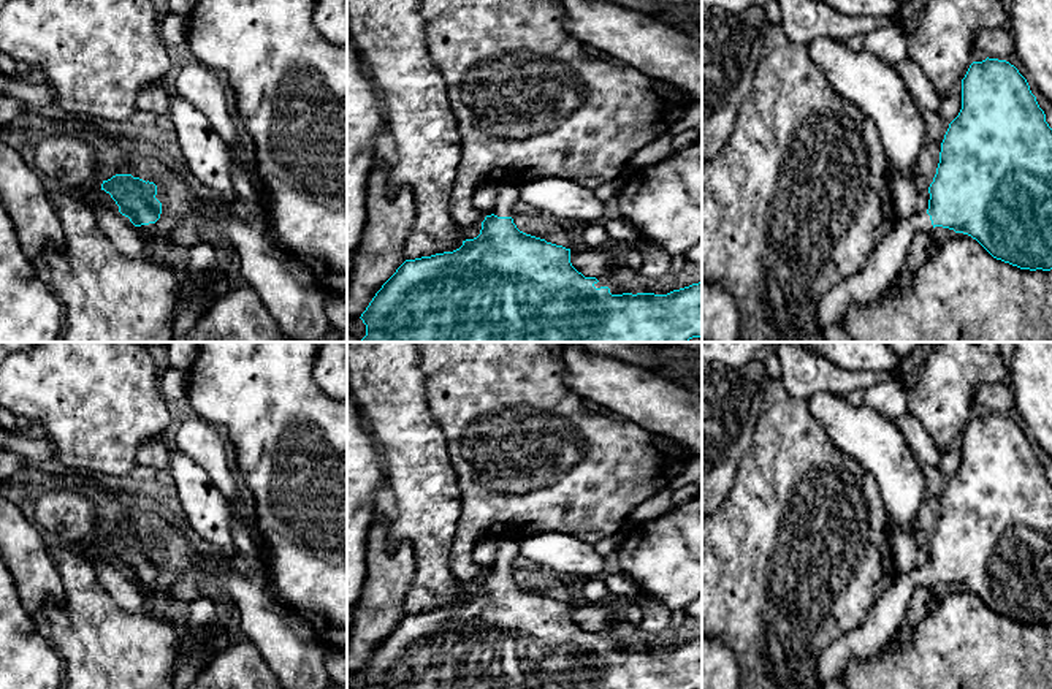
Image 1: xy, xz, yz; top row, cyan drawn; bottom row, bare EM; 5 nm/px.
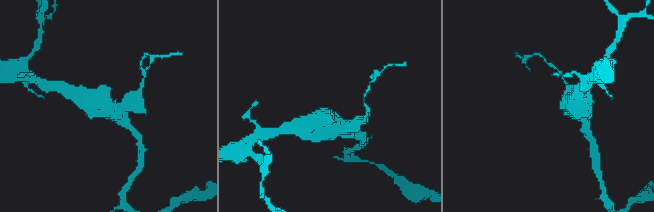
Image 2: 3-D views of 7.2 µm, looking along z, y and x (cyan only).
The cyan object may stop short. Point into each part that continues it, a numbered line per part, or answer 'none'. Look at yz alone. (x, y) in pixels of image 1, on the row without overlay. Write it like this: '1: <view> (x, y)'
1: yz (881, 623)

